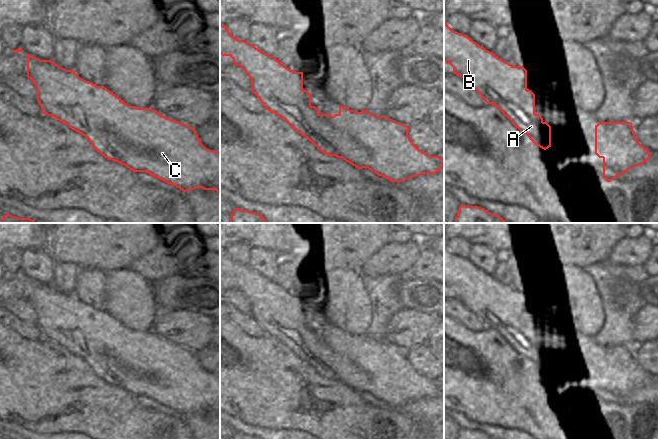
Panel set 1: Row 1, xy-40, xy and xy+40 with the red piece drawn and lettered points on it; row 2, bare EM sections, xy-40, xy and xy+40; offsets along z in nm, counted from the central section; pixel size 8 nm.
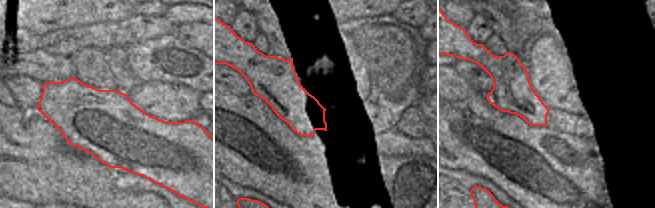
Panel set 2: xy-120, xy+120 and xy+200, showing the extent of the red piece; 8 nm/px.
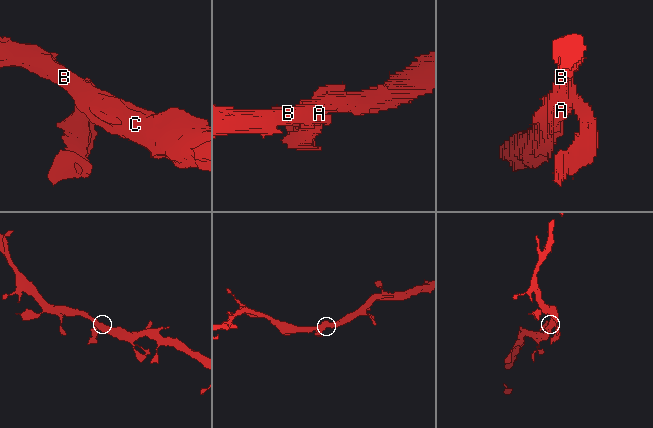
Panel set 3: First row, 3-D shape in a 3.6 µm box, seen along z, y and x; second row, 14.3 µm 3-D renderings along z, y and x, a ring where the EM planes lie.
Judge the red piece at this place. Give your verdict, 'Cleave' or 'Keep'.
Keep

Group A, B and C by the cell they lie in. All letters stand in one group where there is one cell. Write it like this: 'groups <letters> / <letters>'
groups A B C

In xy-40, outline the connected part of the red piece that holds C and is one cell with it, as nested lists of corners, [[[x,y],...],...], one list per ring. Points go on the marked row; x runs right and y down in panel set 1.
[[[27,54],[27,75],[37,89],[37,101],[42,112],[82,134],[99,154],[118,162],[134,172],[146,172],[183,192],[202,188],[216,190],[220,195],[220,152],[206,148],[195,128],[166,118],[156,110],[126,104],[104,86],[96,86],[80,78],[74,70],[66,70],[51,60],[40,60]]]

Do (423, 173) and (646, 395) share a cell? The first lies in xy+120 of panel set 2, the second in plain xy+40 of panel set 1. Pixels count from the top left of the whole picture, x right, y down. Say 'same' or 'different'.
different

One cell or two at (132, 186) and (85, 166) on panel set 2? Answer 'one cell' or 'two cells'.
two cells

